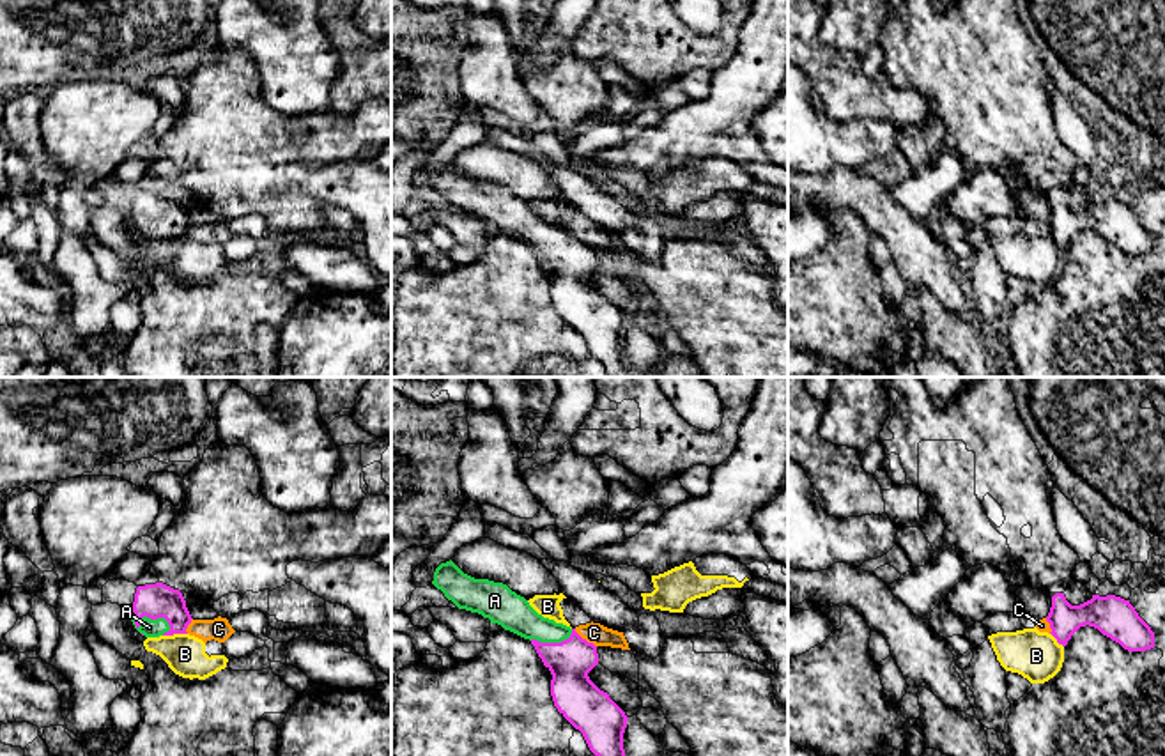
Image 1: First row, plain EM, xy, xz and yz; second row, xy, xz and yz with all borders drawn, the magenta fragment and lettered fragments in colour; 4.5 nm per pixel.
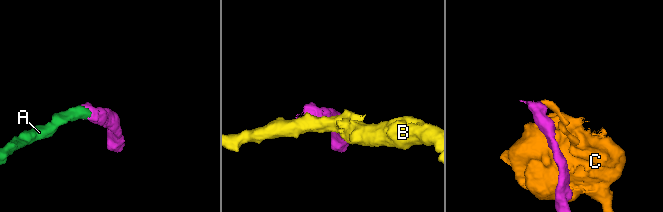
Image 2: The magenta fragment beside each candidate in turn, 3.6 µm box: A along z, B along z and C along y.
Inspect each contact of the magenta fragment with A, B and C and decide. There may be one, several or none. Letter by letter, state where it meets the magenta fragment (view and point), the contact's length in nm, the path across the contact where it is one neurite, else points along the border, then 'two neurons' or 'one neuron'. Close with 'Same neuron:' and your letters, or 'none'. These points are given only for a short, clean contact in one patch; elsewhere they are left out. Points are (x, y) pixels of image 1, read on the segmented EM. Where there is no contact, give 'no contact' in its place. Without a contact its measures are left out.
A: contact xy (147, 617); length 190 nm; way xy (156, 601), (156, 608), (147, 617), (149, 627); one neuron
B: contact xy (174, 632); length 110 nm; border xy (186, 632), (163, 636); two neurons
C: contact xz (585, 640); length 130 nm; border xz (574, 629), (595, 647); two neurons
Same neuron: A

